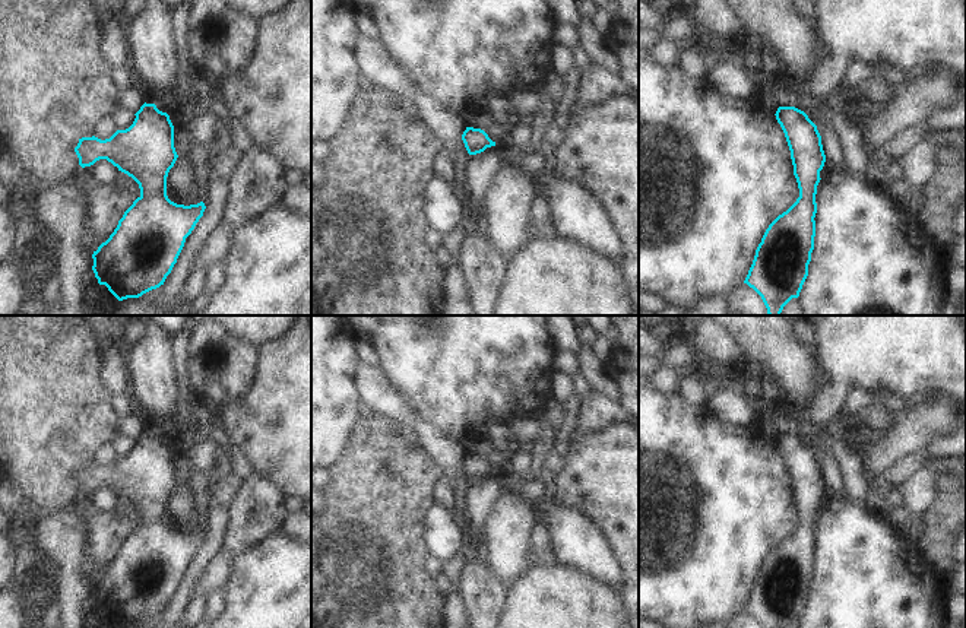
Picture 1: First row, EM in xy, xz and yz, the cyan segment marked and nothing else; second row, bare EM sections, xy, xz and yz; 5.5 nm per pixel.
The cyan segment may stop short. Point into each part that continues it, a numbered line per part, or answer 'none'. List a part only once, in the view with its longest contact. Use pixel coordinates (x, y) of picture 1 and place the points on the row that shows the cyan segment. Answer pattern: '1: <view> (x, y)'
none

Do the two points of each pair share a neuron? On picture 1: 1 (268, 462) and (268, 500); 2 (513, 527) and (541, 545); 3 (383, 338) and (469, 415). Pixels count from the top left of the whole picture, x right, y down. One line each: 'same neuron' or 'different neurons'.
1: different neurons
2: different neurons
3: same neuron

